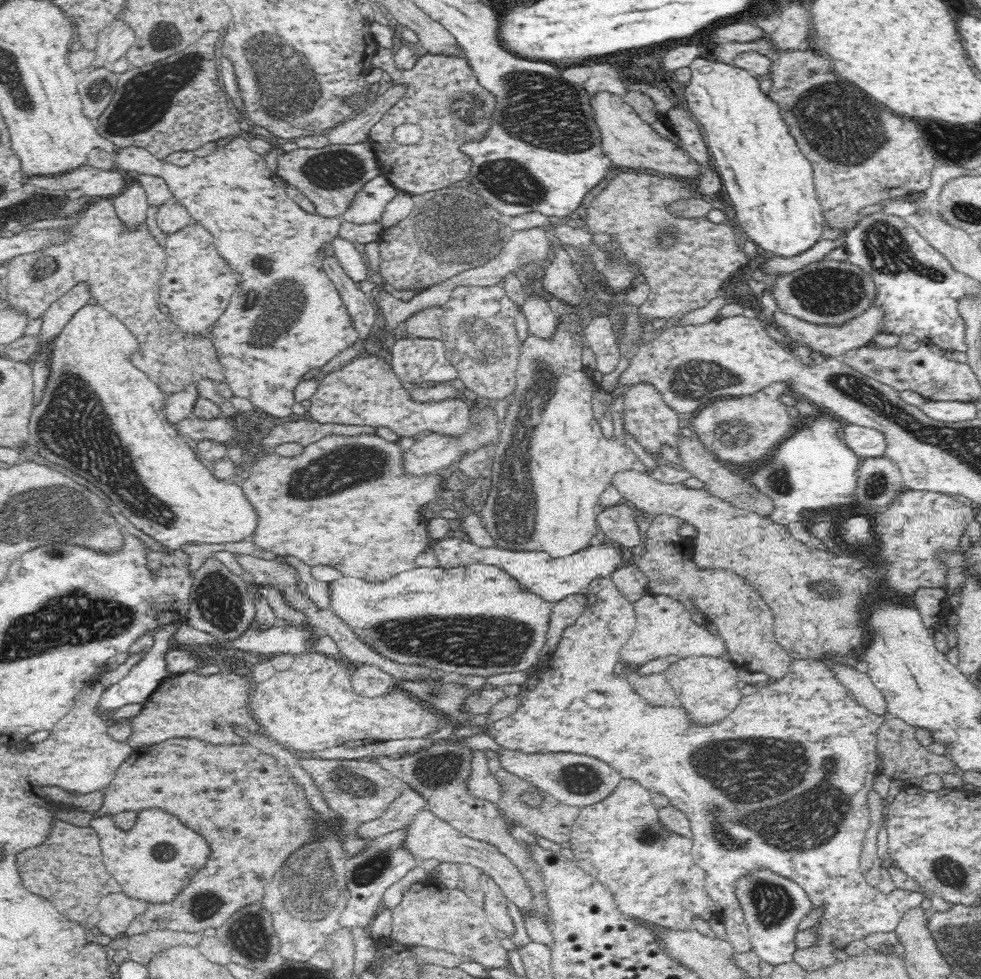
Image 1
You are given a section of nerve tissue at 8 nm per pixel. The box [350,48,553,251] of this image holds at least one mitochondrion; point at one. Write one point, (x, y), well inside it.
(465, 105)

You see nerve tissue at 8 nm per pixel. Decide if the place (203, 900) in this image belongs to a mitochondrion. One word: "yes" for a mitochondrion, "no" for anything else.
yes

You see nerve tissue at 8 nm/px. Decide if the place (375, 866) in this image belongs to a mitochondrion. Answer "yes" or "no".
yes

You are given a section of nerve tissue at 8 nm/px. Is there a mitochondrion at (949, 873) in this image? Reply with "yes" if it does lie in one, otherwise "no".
yes

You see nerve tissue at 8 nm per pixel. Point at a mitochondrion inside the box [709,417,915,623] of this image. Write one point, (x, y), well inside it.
(776, 478)

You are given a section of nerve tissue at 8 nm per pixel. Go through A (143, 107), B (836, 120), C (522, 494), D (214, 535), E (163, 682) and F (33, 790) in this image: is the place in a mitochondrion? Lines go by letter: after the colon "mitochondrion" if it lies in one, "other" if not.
A: mitochondrion
B: mitochondrion
C: mitochondrion
D: other
E: other
F: other

